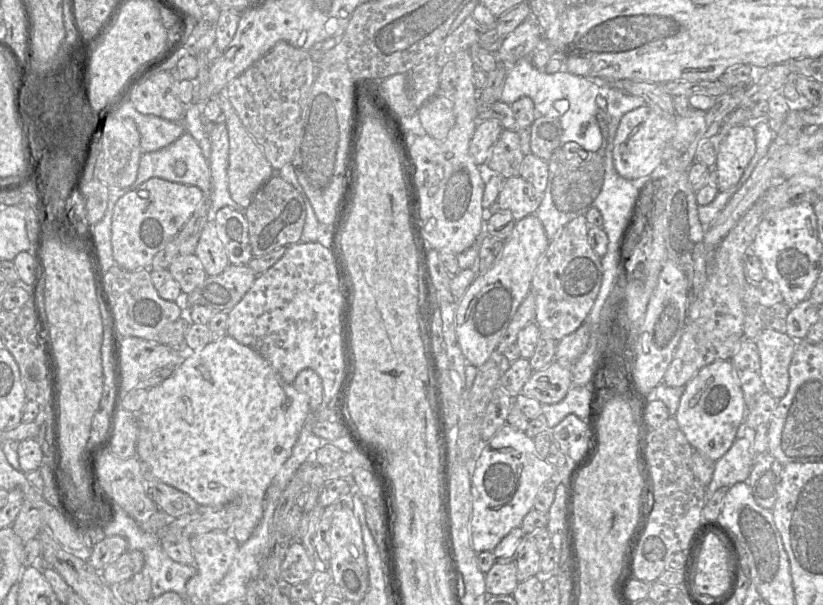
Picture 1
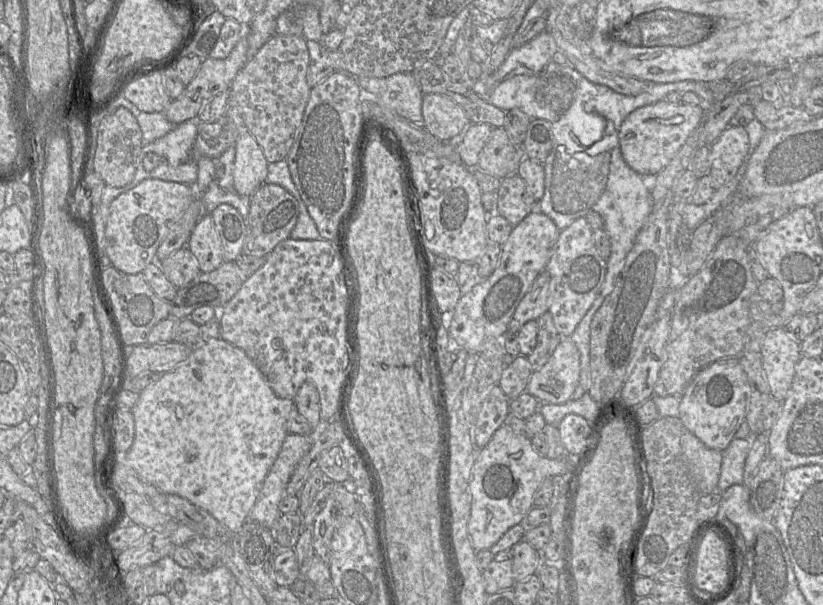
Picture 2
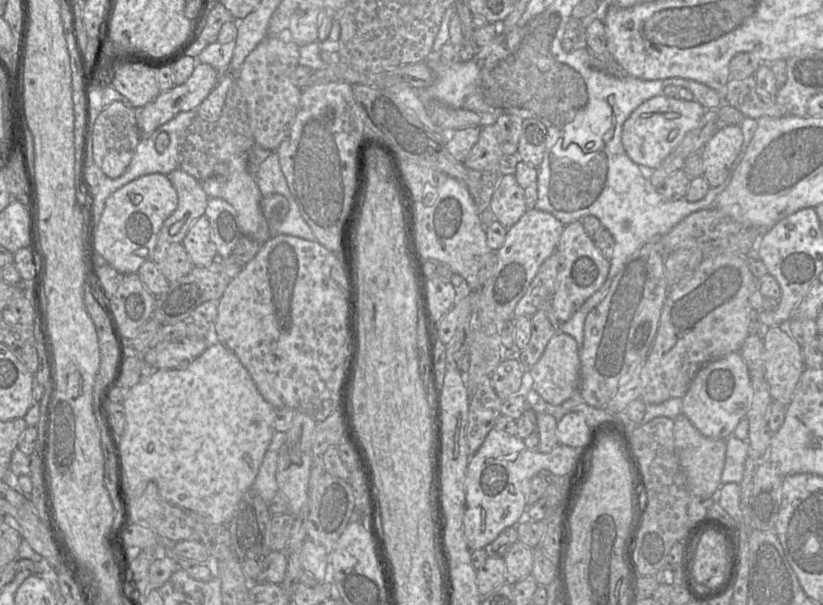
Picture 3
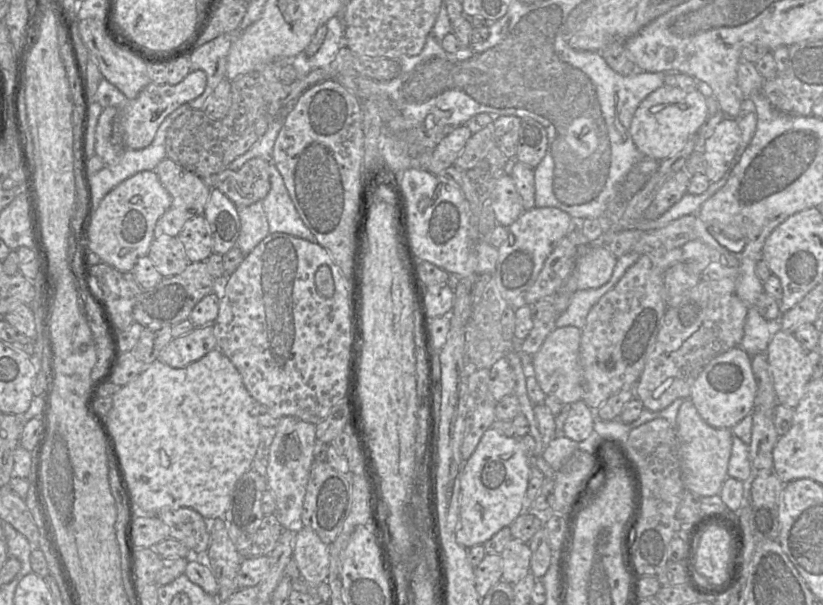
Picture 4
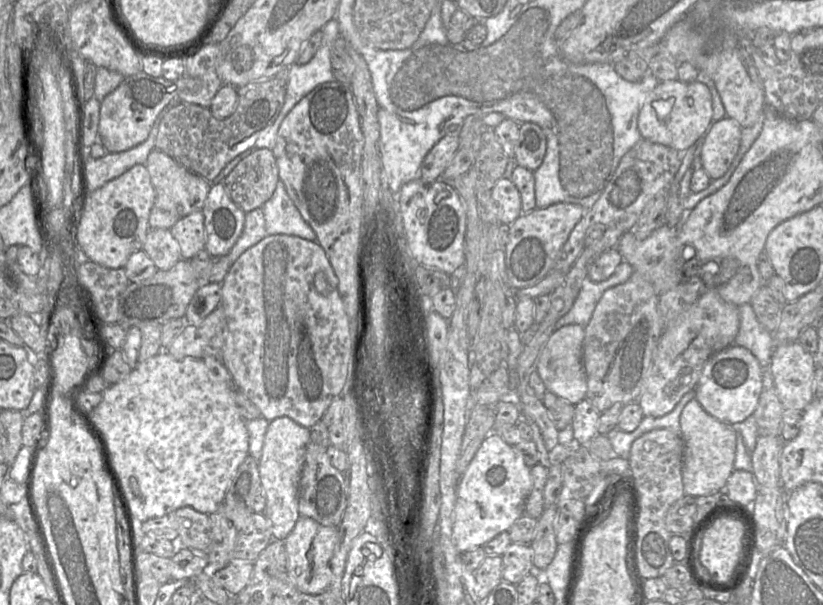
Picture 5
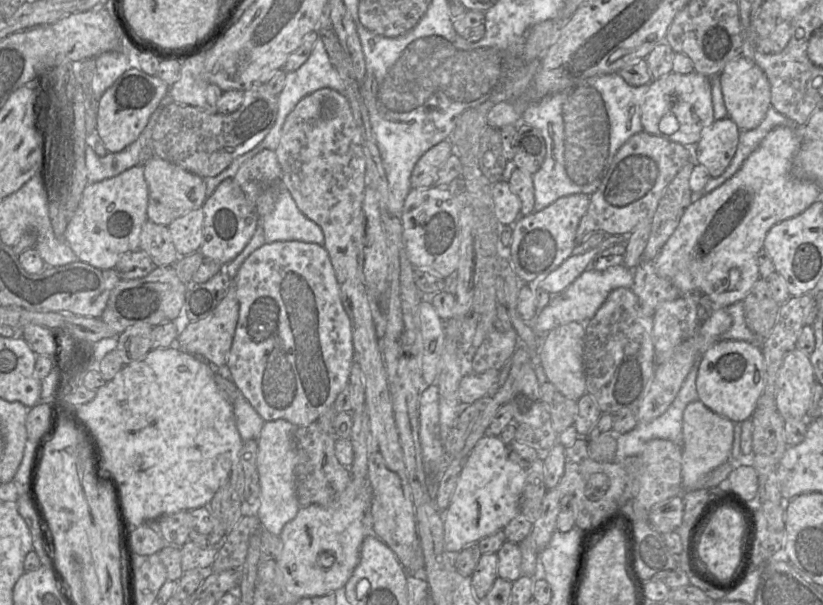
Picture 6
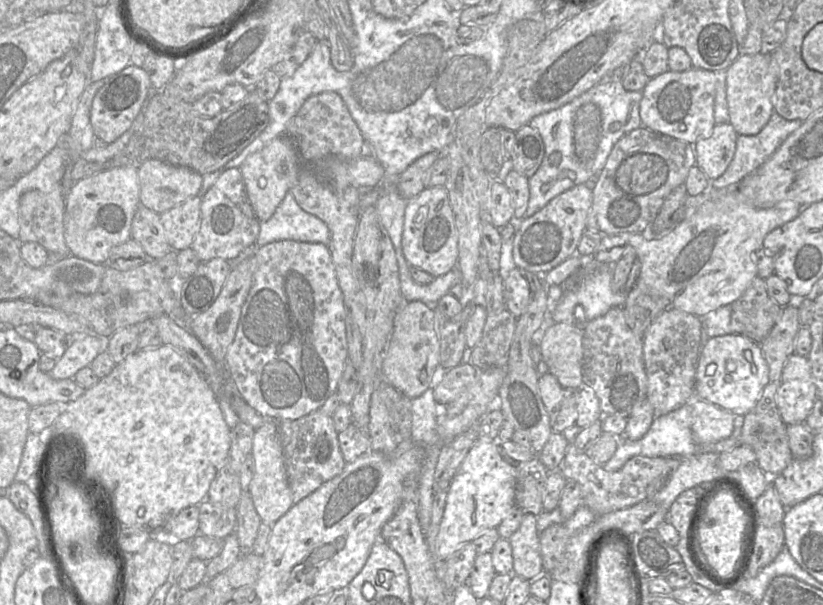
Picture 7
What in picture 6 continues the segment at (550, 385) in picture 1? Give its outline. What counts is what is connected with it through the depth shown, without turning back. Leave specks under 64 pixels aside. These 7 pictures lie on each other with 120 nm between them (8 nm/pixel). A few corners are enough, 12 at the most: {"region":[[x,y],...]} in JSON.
{"region":[[585,324],[541,338],[538,362],[565,397],[586,393]]}

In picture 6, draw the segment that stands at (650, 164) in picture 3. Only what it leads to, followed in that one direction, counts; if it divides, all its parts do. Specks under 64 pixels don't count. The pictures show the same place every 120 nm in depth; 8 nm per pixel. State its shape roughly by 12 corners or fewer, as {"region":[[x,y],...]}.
{"region":[[710,78],[648,85],[643,130],[694,148],[715,121]]}

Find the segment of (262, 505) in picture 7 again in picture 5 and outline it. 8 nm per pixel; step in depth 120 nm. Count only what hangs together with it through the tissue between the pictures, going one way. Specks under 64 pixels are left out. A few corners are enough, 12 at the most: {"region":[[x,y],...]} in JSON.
{"region":[[270,421],[258,468],[273,540],[300,517],[310,428]]}

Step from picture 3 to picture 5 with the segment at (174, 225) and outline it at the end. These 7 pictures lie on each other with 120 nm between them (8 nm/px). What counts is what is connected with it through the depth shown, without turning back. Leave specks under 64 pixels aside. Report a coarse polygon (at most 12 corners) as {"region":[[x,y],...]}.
{"region":[[153,149],[150,229],[202,211],[211,183]]}

